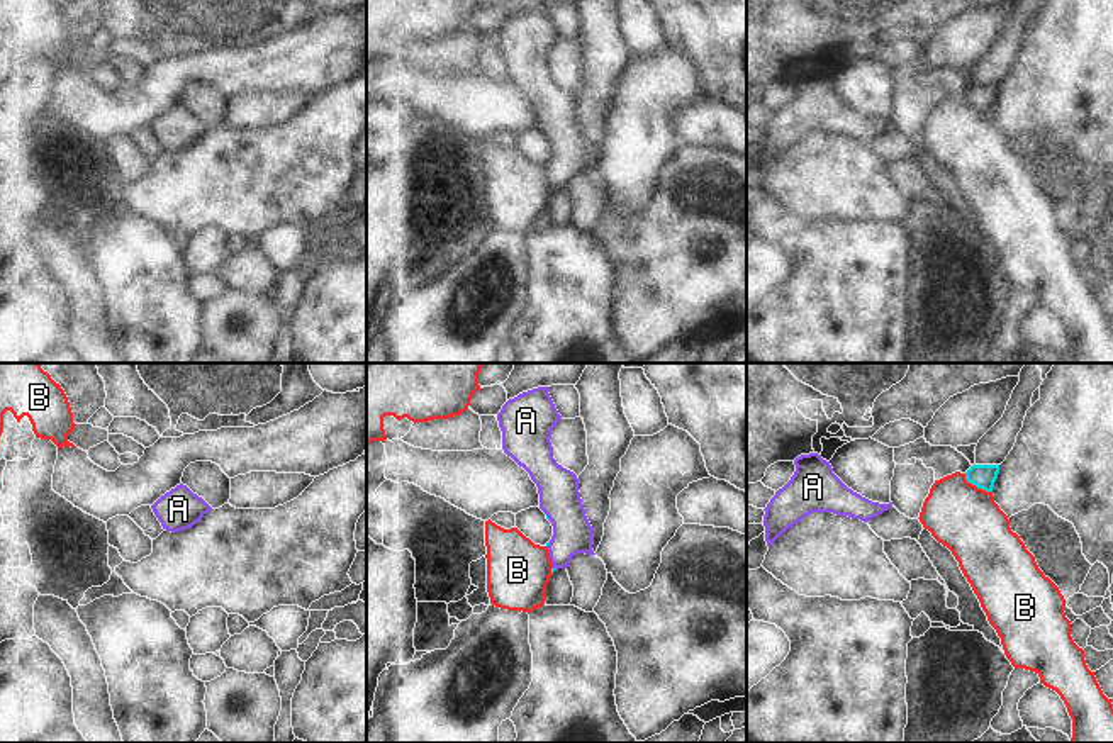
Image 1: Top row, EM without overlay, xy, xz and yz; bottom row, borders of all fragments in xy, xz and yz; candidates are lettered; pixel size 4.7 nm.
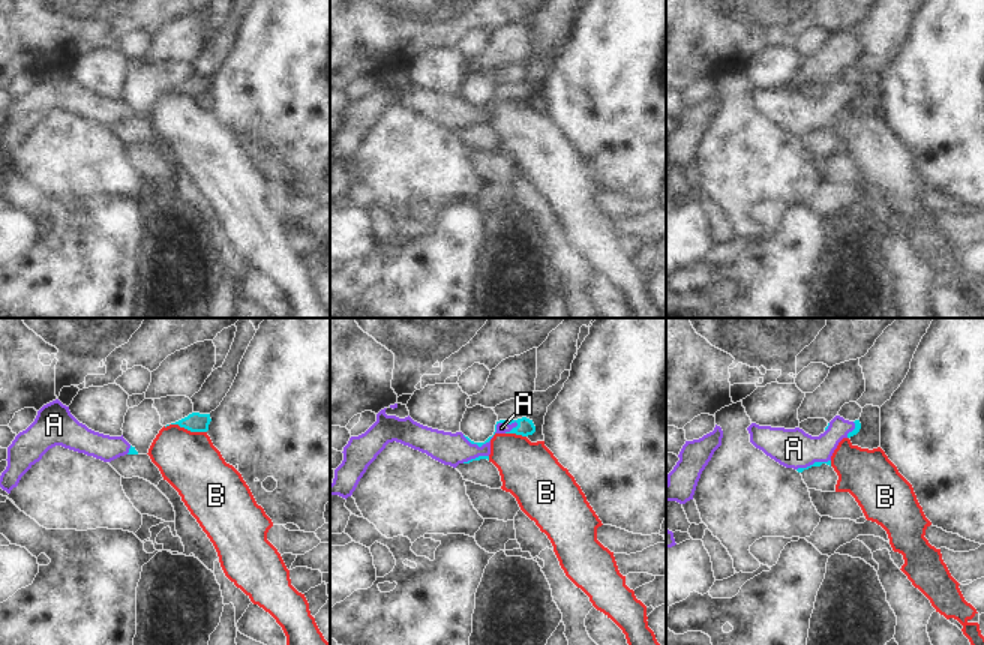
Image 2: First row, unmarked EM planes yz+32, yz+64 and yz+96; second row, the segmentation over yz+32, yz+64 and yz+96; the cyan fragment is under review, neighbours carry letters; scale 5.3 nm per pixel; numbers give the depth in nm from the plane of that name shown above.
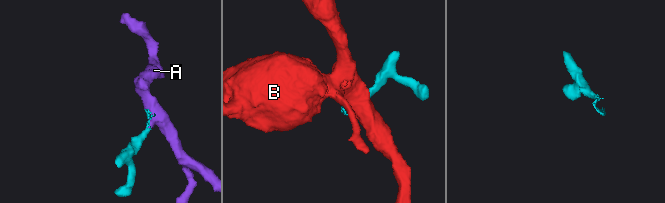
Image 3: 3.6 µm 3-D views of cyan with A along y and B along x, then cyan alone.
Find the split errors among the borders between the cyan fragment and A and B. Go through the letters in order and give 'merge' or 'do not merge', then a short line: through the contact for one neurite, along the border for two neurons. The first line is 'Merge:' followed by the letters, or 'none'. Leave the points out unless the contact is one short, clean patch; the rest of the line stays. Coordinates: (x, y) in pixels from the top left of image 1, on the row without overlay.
Merge: A
A: merge; line xz (547, 136), (547, 138), (559, 126), (559, 112)
B: do not merge

